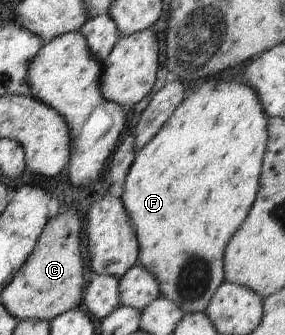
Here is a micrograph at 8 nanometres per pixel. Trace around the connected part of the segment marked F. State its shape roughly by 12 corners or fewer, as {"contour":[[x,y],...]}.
{"contour":[[188,91],[119,197],[137,264],[185,313],[224,282],[269,116]]}

